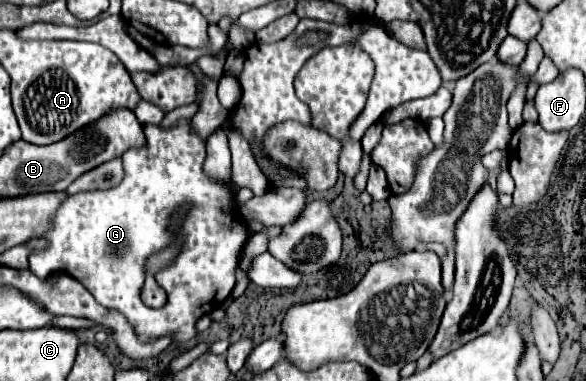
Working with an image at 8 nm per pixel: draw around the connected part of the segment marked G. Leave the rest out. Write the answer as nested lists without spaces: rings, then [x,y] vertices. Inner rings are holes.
[[[179,119],[173,127],[163,127],[163,125],[145,125],[143,127],[145,131],[145,145],[143,147],[133,147],[129,149],[127,153],[123,153],[123,163],[125,163],[125,179],[121,181],[121,185],[117,185],[115,189],[107,189],[107,191],[91,191],[91,193],[77,193],[73,197],[67,197],[57,213],[55,213],[55,223],[43,233],[43,235],[51,235],[51,249],[33,249],[33,267],[31,271],[37,271],[41,275],[45,273],[67,273],[71,277],[75,277],[77,281],[81,281],[89,291],[91,295],[97,299],[97,303],[101,303],[103,307],[109,307],[109,309],[119,309],[121,313],[125,313],[129,317],[129,321],[135,321],[135,331],[137,335],[143,339],[143,341],[149,341],[149,339],[157,339],[161,335],[175,335],[175,341],[187,341],[191,337],[195,337],[195,321],[205,315],[205,313],[211,313],[213,309],[221,307],[223,301],[231,295],[233,287],[235,287],[235,271],[237,271],[237,265],[239,265],[239,257],[241,257],[241,251],[249,239],[249,231],[247,231],[247,223],[243,219],[243,215],[235,209],[235,191],[233,187],[227,183],[227,181],[219,181],[219,179],[213,179],[209,177],[205,171],[203,171],[203,161],[205,161],[205,141],[195,133],[195,129],[191,127],[191,119]],[[175,241],[179,241],[179,253],[175,255],[175,259],[165,265],[163,269],[159,269],[155,273],[155,279],[157,283],[167,291],[167,303],[165,307],[161,309],[149,309],[143,305],[143,301],[139,299],[139,293],[141,293],[141,287],[143,287],[143,281],[145,281],[145,275],[147,275],[147,259],[167,247],[171,247]]]

